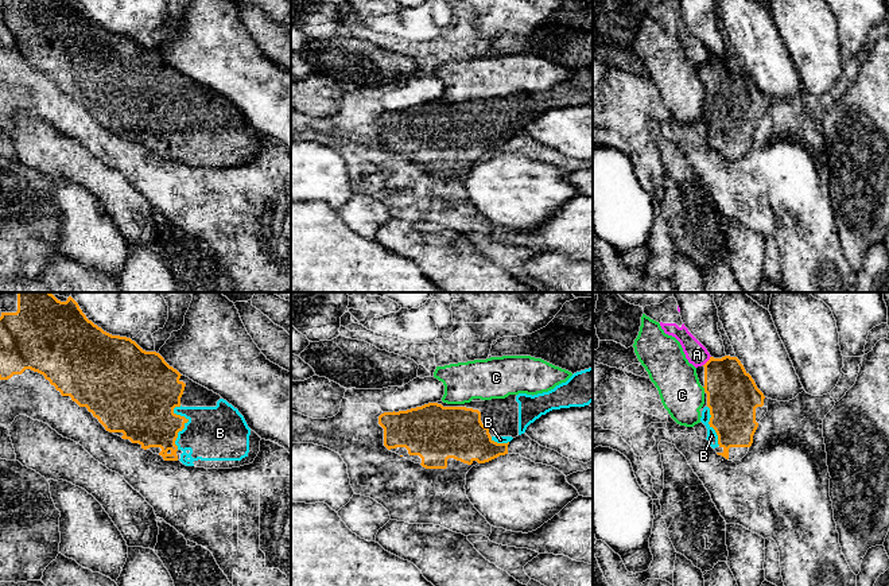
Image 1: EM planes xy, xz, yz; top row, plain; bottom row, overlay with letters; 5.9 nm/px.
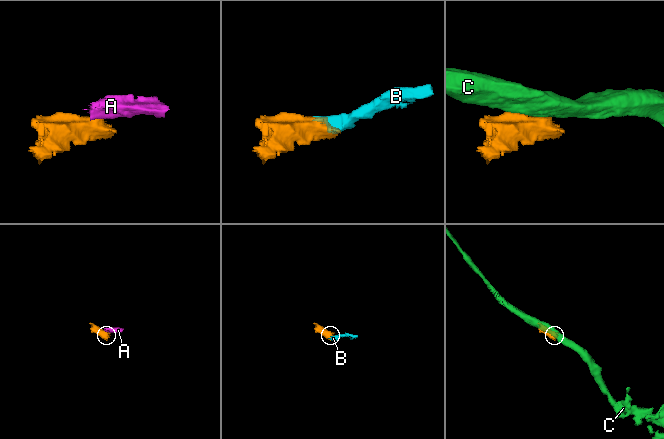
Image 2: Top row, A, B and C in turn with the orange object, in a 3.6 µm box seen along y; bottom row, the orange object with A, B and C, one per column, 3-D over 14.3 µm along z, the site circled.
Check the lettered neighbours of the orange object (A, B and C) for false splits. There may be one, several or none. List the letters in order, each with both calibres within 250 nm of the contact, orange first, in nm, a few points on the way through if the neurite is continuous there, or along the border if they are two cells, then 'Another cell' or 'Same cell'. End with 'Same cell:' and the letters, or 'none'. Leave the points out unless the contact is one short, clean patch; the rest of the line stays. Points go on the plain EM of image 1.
A: Thickness 300 nm (orange) against 130 nm. Boundary: yz (710, 54), (703, 63). Another cell
B: Thickness 340 nm (orange) against 320 nm. Same cell
C: Thickness 300 nm (orange) against 260 nm. Another cell
Same cell: B

